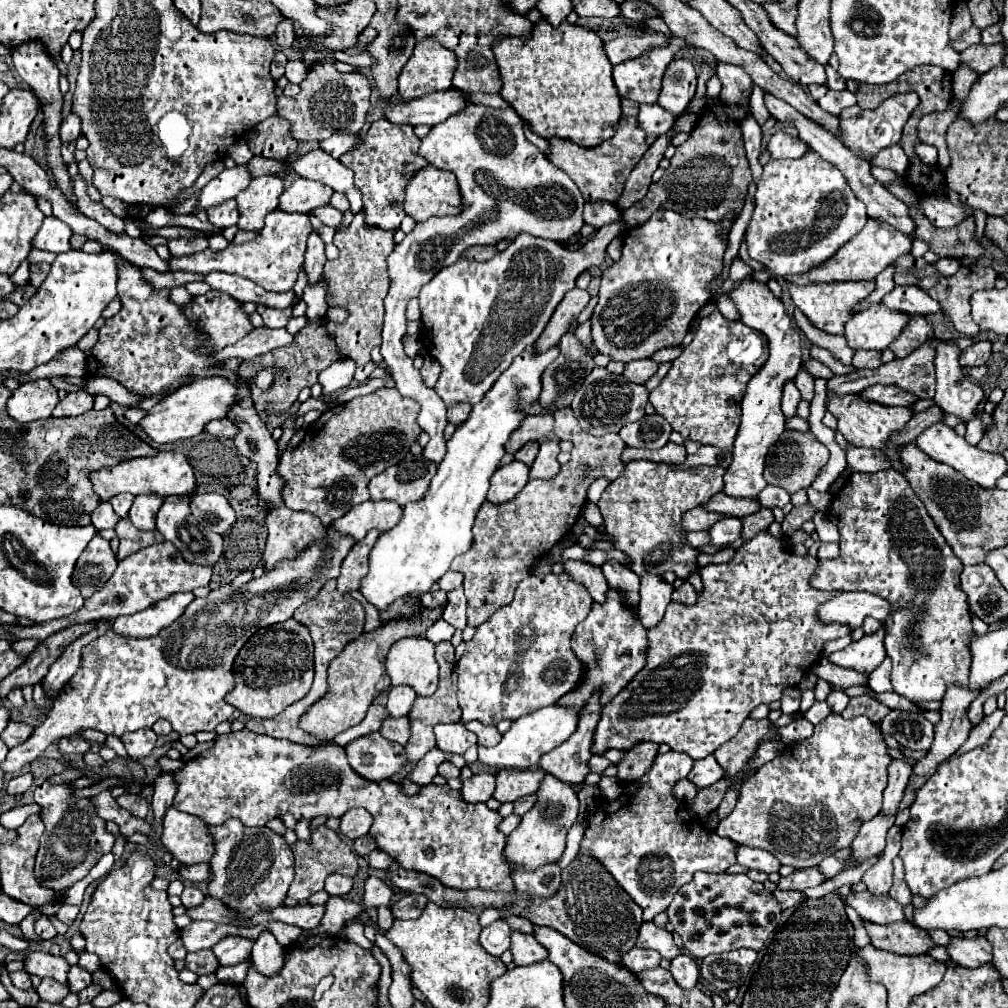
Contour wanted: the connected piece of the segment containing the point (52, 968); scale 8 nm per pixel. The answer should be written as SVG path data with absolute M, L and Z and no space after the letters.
M27 950L23 964L25 964L27 974L37 974L39 978L51 976L51 978L55 978L59 982L67 982L69 964L61 956L57 958L57 956L39 952L39 950Z

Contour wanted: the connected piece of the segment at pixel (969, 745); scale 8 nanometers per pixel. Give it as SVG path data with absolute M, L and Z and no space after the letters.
M995 710L993 714L989 714L989 716L985 716L973 730L971 730L971 734L969 734L969 740L965 742L965 746L963 748L959 748L953 756L961 756L963 752L967 752L967 750L973 750L973 748L977 748L977 746L981 746L981 744L985 744L987 740L989 740L989 736L993 734L993 730L1001 724L1001 718L1005 716L1005 710Z

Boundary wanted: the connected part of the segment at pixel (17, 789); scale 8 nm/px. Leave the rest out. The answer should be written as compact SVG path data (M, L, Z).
M31 772L29 774L23 774L23 776L17 776L17 778L11 778L9 784L7 784L7 794L19 796L19 794L27 792L31 788L33 780L35 780L35 776Z

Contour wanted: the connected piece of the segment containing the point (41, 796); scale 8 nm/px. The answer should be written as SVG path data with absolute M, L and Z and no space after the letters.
M45 781L35 788L35 802L43 808L41 818L45 822L45 832L41 836L41 846L35 862L35 876L43 886L65 892L75 882L85 878L105 852L111 852L115 836L105 830L105 820L95 814L90 800L71 797L69 784Z

